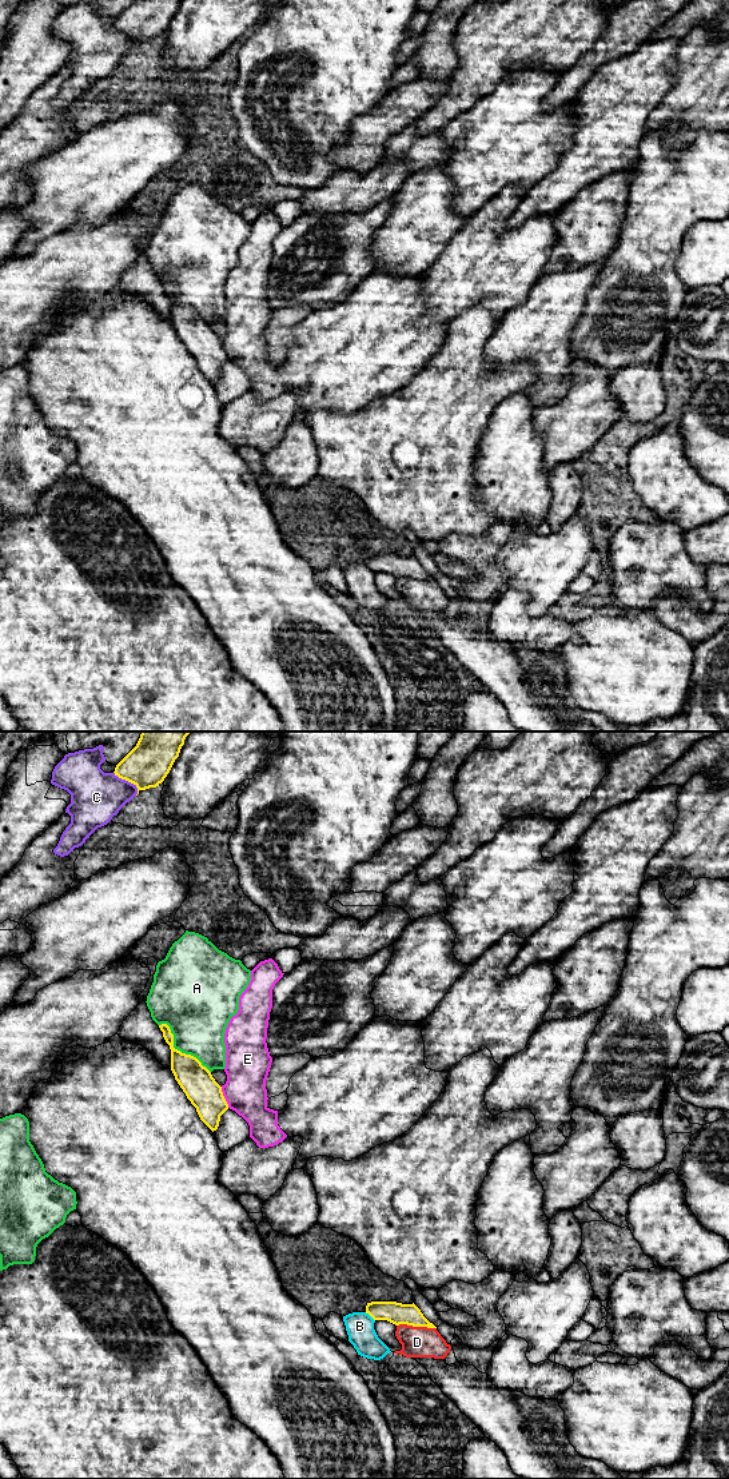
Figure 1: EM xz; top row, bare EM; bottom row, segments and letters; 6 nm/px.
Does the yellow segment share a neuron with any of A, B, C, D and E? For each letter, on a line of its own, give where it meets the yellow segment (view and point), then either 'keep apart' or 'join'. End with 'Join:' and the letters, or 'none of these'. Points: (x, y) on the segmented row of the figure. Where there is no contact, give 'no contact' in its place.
A: contact xz (176, 1049); keep apart
B: contact xz (370, 1315); keep apart
C: contact xz (128, 781); keep apart
D: contact xz (417, 1326); keep apart
E: contact xz (223, 1097); keep apart
Join: none of these

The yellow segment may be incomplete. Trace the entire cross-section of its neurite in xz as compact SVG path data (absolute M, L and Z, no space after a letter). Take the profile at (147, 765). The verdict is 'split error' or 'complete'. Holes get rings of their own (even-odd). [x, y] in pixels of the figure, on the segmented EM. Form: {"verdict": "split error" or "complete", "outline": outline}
{"verdict": "complete", "outline": "M142 731L136 746L116 765L115 776L140 790L159 786L191 731Z"}

